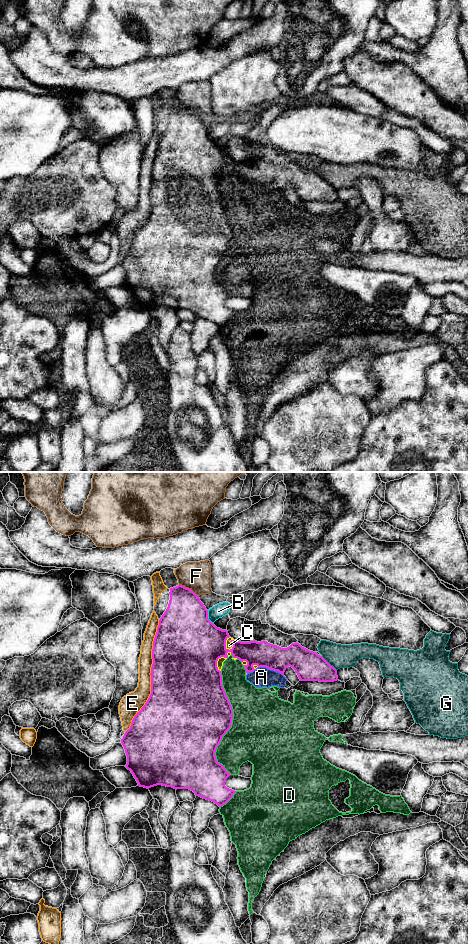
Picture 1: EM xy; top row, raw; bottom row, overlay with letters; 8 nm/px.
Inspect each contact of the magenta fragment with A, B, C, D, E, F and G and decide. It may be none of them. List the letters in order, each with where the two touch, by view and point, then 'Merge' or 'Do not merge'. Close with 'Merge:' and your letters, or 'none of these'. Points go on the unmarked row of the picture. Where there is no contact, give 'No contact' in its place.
A: Touches magenta at xy (266, 187). Do not merge
B: Touches magenta at xy (207, 137). Do not merge
C: Touches magenta at xy (226, 177). Do not merge
D: Touches magenta at xy (231, 243). Do not merge
E: Touches magenta at xy (151, 196). Do not merge
F: Touches magenta at xy (188, 108). Do not merge
G: Touches magenta at xy (328, 183). Do not merge
Merge: none of these

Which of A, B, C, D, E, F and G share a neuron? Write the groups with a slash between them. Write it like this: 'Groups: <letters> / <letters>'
Groups: A C D / B / E / F / G

